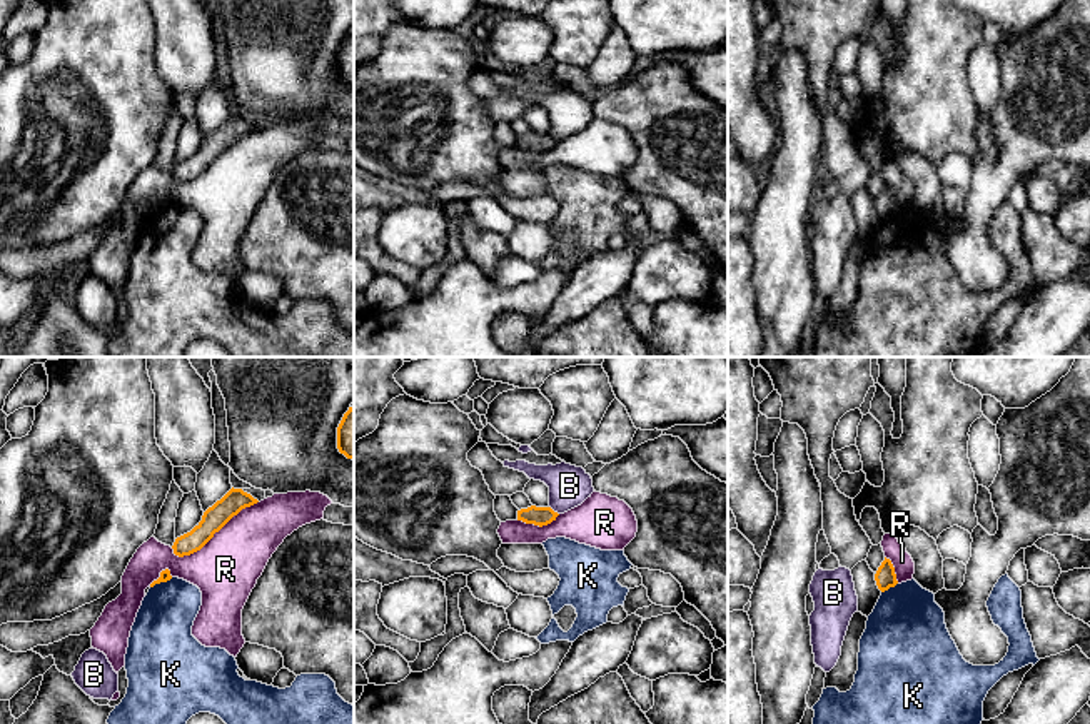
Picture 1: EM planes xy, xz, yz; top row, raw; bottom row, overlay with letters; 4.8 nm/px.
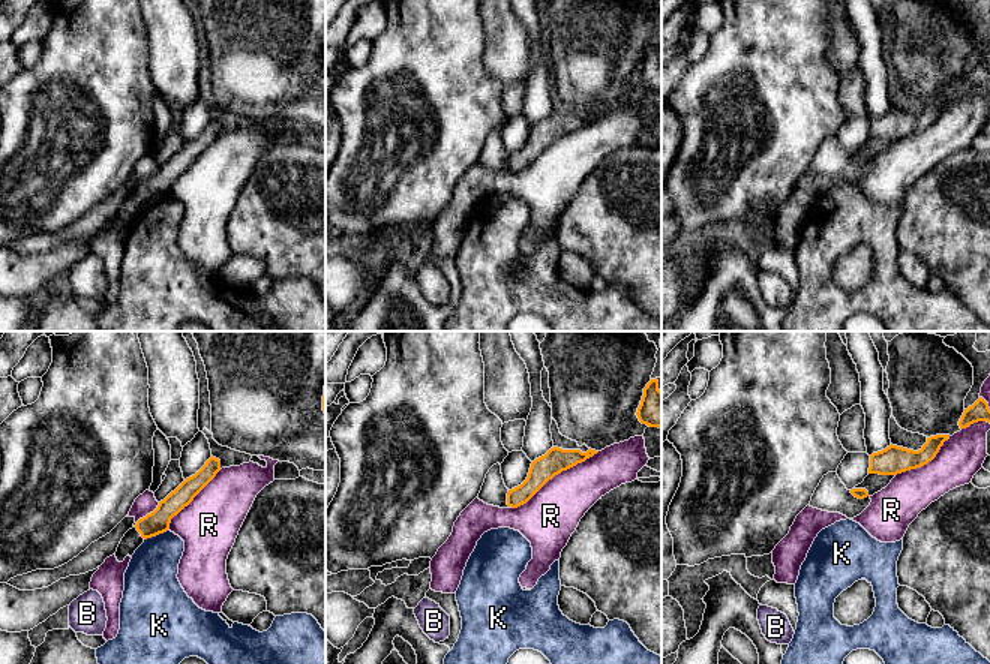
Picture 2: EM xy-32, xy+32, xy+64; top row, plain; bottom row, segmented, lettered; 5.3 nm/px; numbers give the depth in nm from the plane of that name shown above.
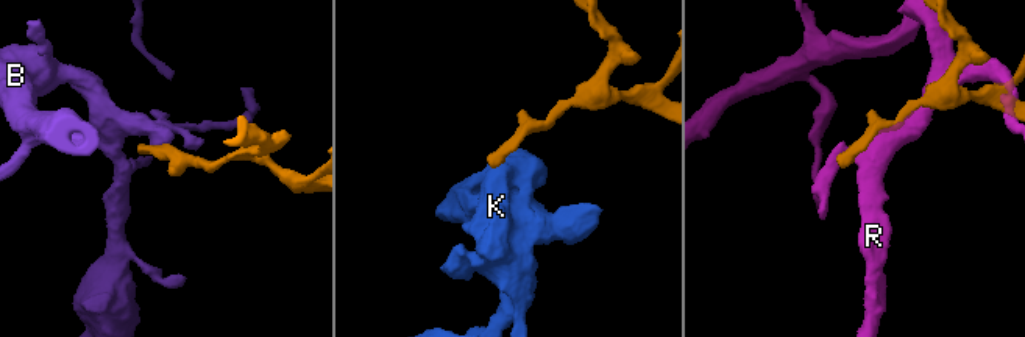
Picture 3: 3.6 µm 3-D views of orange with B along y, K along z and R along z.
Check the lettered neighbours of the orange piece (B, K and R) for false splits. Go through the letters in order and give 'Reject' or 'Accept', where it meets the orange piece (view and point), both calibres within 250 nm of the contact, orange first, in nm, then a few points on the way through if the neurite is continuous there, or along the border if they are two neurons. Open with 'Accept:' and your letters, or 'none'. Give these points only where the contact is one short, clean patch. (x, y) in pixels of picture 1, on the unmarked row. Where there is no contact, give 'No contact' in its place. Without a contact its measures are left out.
Accept: none
B: Reject. Touches orange at xz (553, 137). Thickness 100 nm (orange) against 200 nm. Boundary: xz (550, 132), (558, 140)
K: Reject. Touches orange at xy (161, 207). Thickness 50 nm (orange) against 280 nm. Boundary: xy (172, 204), (151, 214)
R: Reject. Touches orange at xy (214, 159). Thickness 110 nm (orange) against 320 nm

